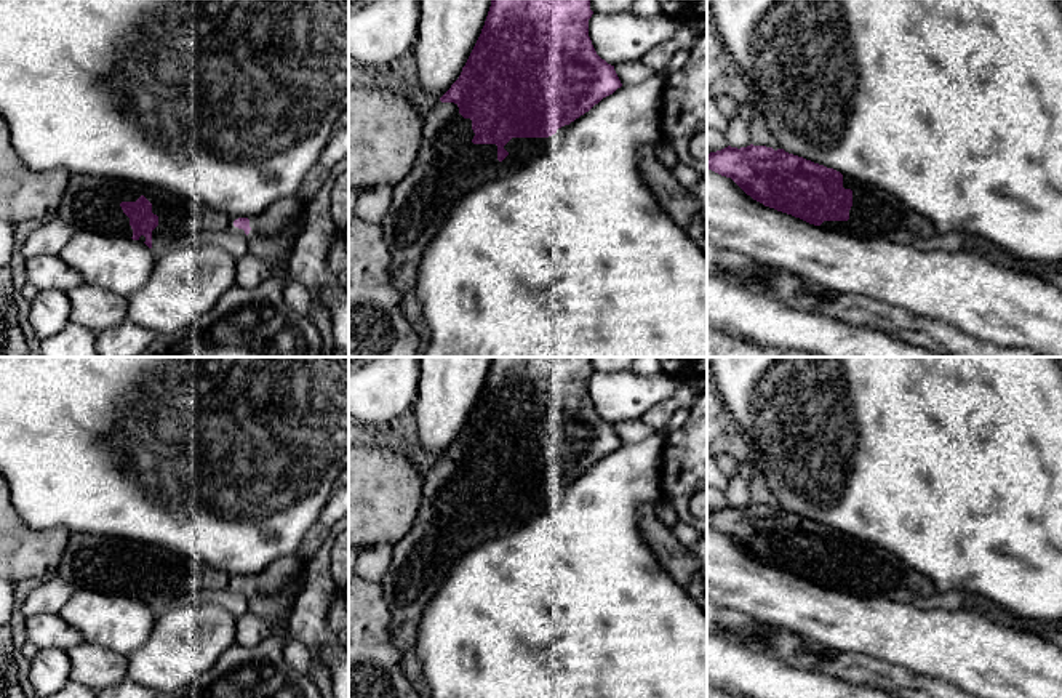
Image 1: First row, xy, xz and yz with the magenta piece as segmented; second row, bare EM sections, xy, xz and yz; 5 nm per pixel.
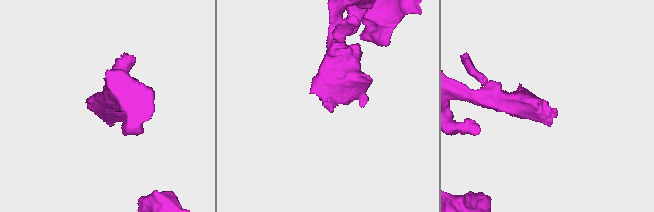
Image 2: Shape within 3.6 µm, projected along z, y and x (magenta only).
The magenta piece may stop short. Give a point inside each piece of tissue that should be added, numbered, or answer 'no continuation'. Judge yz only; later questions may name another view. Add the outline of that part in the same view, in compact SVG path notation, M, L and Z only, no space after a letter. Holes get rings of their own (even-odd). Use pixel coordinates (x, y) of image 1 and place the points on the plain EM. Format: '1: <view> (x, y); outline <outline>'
1: yz (875, 572); outline M843 533L843 546L852 549L848 580L824 580L820 586L851 596L884 597L913 604L936 594L932 581L910 568L897 556Z

